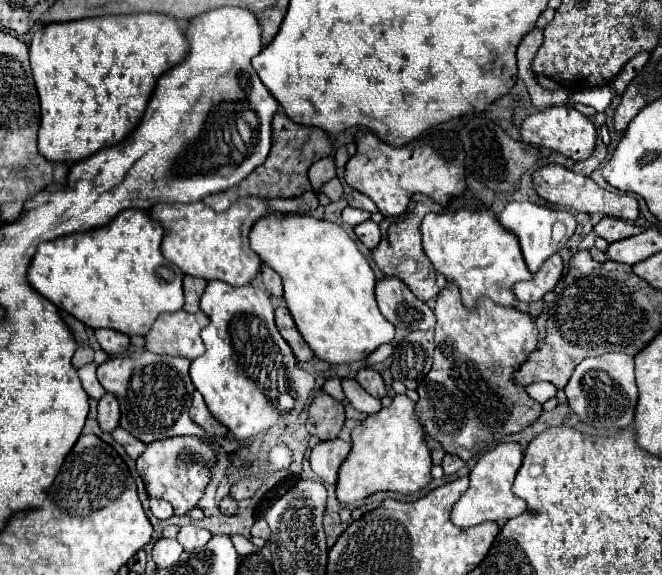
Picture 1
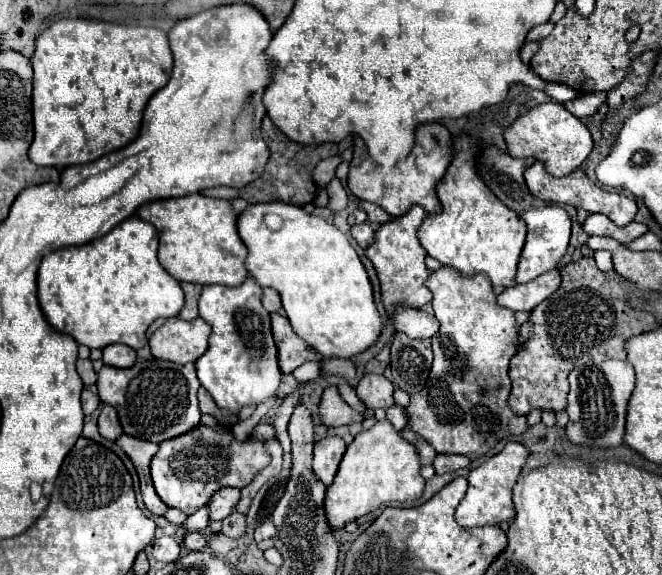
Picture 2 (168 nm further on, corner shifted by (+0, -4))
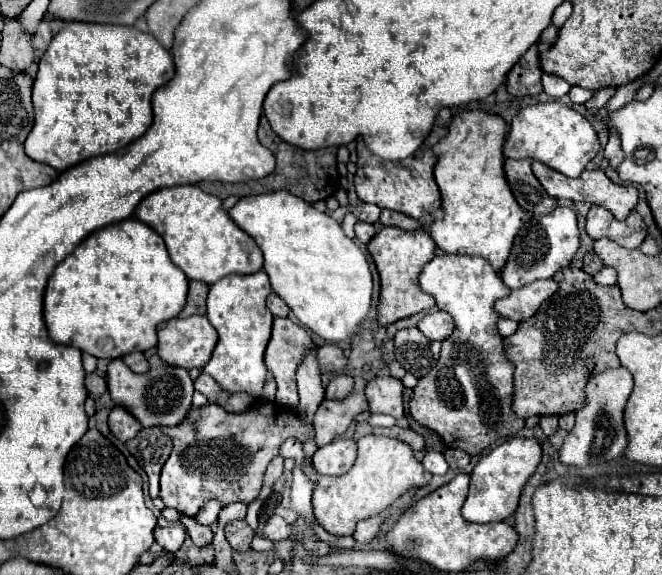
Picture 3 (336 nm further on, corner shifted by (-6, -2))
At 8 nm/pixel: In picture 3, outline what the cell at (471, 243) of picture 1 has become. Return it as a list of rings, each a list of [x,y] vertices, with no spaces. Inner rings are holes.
[[[476,110],[452,118],[448,134],[434,146],[438,156],[434,178],[442,192],[444,216],[430,226],[430,236],[442,252],[482,256],[498,274],[508,262],[516,234],[530,220],[530,214],[514,200],[502,172],[504,140],[506,122],[500,116]]]

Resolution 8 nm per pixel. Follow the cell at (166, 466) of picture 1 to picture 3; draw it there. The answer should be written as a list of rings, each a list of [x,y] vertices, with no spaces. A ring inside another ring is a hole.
[[[260,402],[252,406],[242,416],[234,416],[216,404],[208,404],[206,408],[192,408],[190,416],[178,428],[164,428],[164,432],[172,440],[172,454],[162,466],[160,476],[160,498],[168,508],[176,508],[180,514],[196,516],[198,510],[212,498],[220,498],[224,504],[230,502],[252,502],[260,494],[262,478],[266,466],[272,458],[278,456],[280,446],[288,436],[296,436],[300,442],[306,440],[306,432],[302,432],[302,422],[294,412],[286,412],[278,402]]]

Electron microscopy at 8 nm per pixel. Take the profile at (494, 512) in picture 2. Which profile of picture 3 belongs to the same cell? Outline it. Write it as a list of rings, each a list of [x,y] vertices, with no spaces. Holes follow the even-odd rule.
[[[512,438],[486,454],[472,472],[470,494],[462,506],[462,516],[468,522],[502,522],[518,508],[518,498],[524,482],[540,464],[542,450],[534,438]]]

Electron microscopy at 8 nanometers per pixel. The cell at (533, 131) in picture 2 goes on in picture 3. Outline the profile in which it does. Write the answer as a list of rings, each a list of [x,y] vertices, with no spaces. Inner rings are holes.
[[[562,102],[534,104],[522,108],[510,124],[510,134],[504,144],[506,158],[532,158],[552,170],[566,174],[568,178],[578,178],[586,164],[598,154],[600,142],[592,124],[576,110]]]

